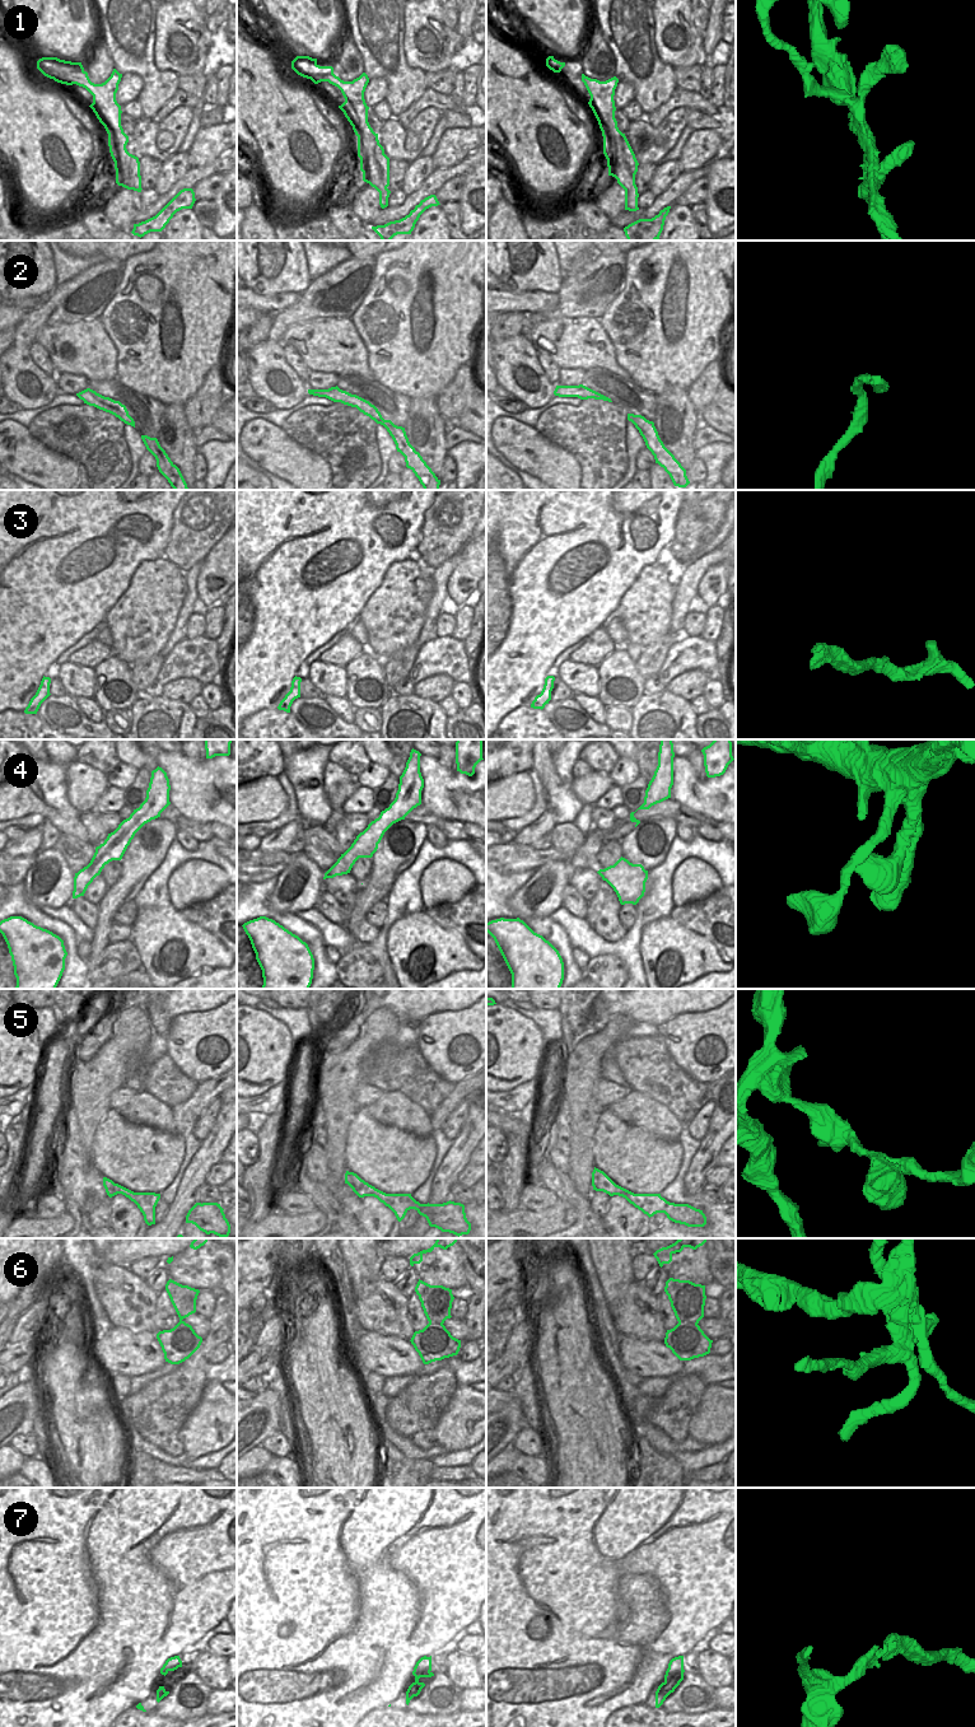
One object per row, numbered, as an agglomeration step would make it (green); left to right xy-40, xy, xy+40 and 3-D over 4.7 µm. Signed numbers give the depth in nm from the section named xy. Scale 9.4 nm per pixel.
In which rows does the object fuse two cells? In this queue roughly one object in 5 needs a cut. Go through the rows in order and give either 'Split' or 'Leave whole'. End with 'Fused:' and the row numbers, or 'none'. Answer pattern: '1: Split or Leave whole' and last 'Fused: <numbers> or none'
1: Split
2: Leave whole
3: Leave whole
4: Leave whole
5: Leave whole
6: Split
7: Leave whole
Fused: 1, 6.

